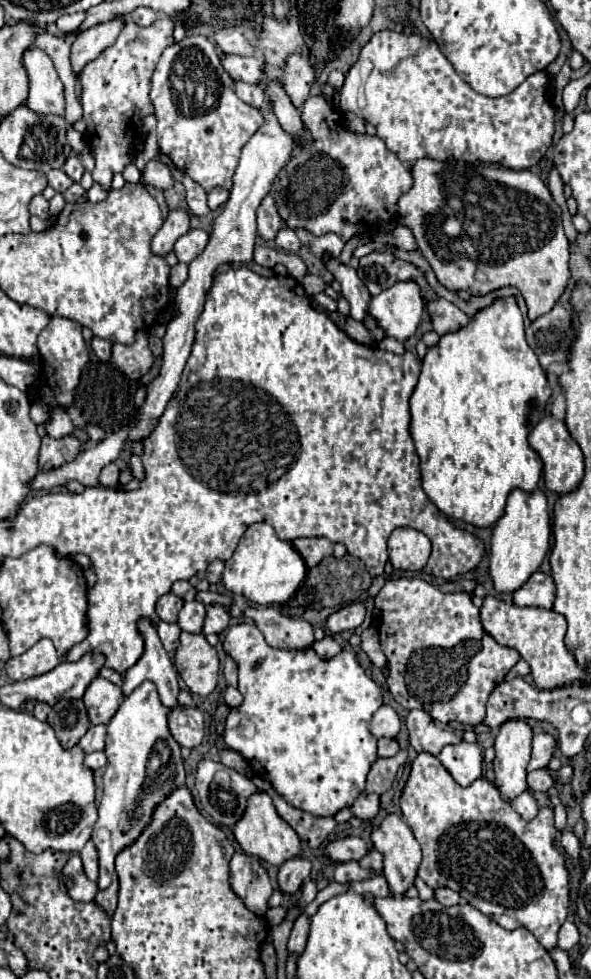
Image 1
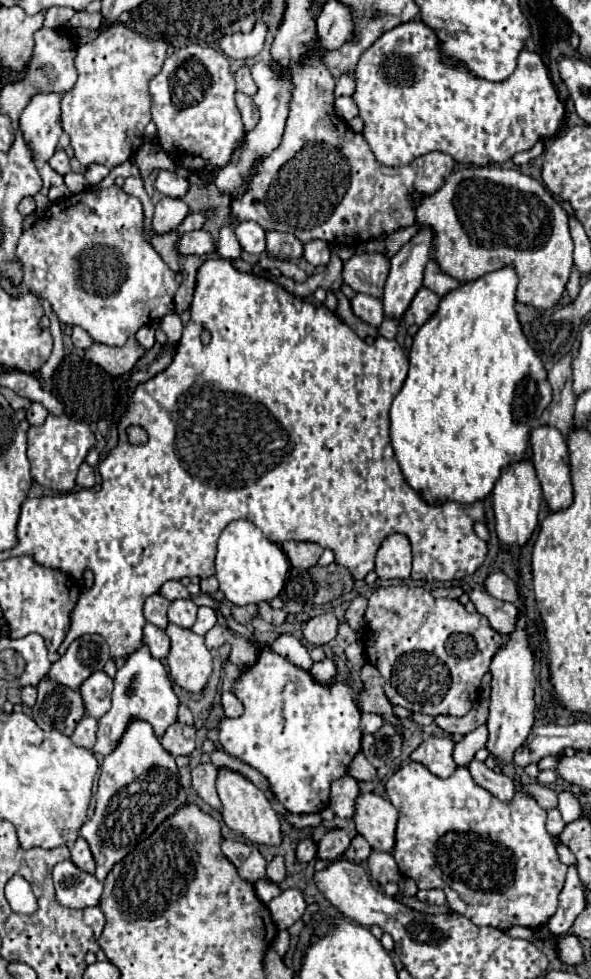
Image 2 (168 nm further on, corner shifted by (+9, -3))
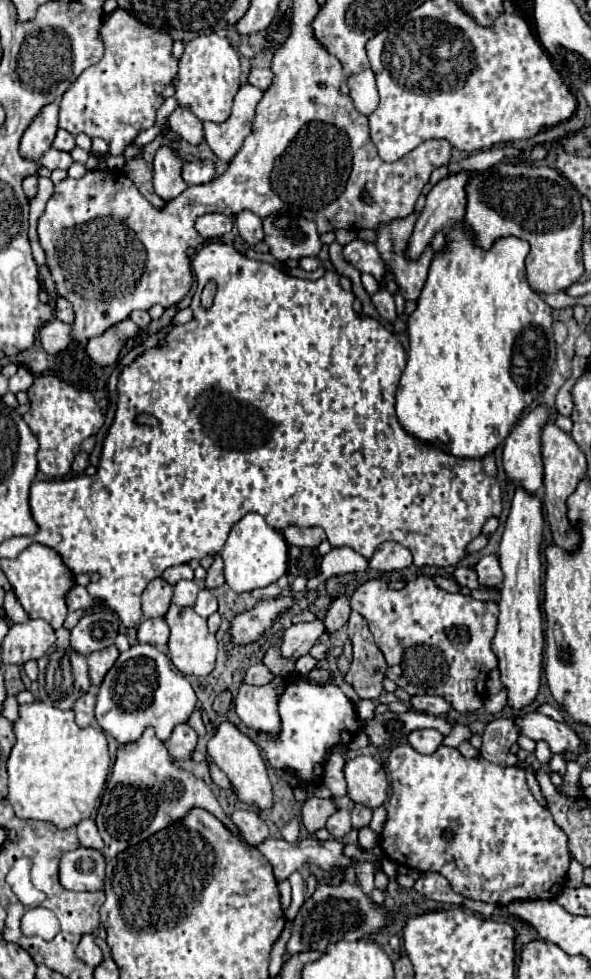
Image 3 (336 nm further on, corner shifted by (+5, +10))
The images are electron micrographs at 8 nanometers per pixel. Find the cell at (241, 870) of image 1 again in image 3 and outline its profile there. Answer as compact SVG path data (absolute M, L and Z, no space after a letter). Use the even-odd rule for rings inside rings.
M235 811L235 813L231 815L231 821L233 821L233 825L237 827L241 839L243 839L245 843L253 845L253 847L257 847L257 845L261 845L263 841L269 839L269 829L267 829L267 825L265 825L265 823L259 819L259 815L253 813L253 811Z

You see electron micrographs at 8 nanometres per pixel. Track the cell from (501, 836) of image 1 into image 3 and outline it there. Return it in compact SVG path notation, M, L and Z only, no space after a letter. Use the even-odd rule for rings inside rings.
M399 745L389 753L387 775L393 793L379 845L397 865L419 873L443 873L455 893L491 905L509 905L521 899L557 899L571 861L567 835L555 825L551 811L535 801L523 769L493 765L483 757L467 759L455 747L445 745L433 755L423 755L411 745Z

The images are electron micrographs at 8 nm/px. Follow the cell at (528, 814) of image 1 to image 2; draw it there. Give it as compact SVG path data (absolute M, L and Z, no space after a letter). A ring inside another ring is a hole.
M471 760L467 770L471 772L473 780L483 786L485 790L489 790L493 796L497 796L499 800L511 800L513 794L515 794L515 784L511 782L509 776L501 774L501 772L495 772L495 770L489 770L483 762L479 760Z

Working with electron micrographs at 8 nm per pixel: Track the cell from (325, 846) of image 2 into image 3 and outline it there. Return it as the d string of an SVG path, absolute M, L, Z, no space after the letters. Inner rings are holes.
M337 809L337 811L329 817L325 829L331 833L333 839L343 839L343 837L351 831L351 813Z

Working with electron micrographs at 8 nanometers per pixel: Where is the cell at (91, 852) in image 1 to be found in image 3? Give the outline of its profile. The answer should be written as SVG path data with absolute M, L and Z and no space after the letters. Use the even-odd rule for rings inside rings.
M85 819L77 825L77 839L81 847L89 847L89 849L103 849L103 839L97 833L95 821L93 819Z

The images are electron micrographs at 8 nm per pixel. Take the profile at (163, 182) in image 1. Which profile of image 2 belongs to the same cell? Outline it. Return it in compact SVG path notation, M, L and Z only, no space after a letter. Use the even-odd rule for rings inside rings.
M161 170L157 180L155 180L155 188L163 194L163 196L173 196L173 198L183 198L189 190L189 180L183 176L177 176L175 172L169 170Z

